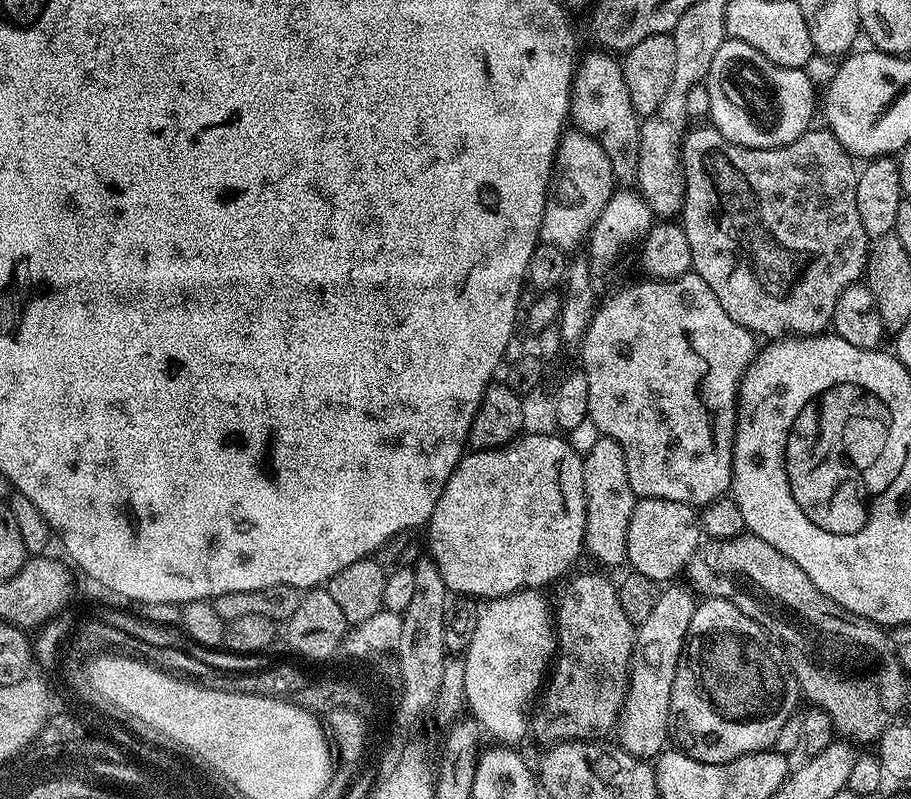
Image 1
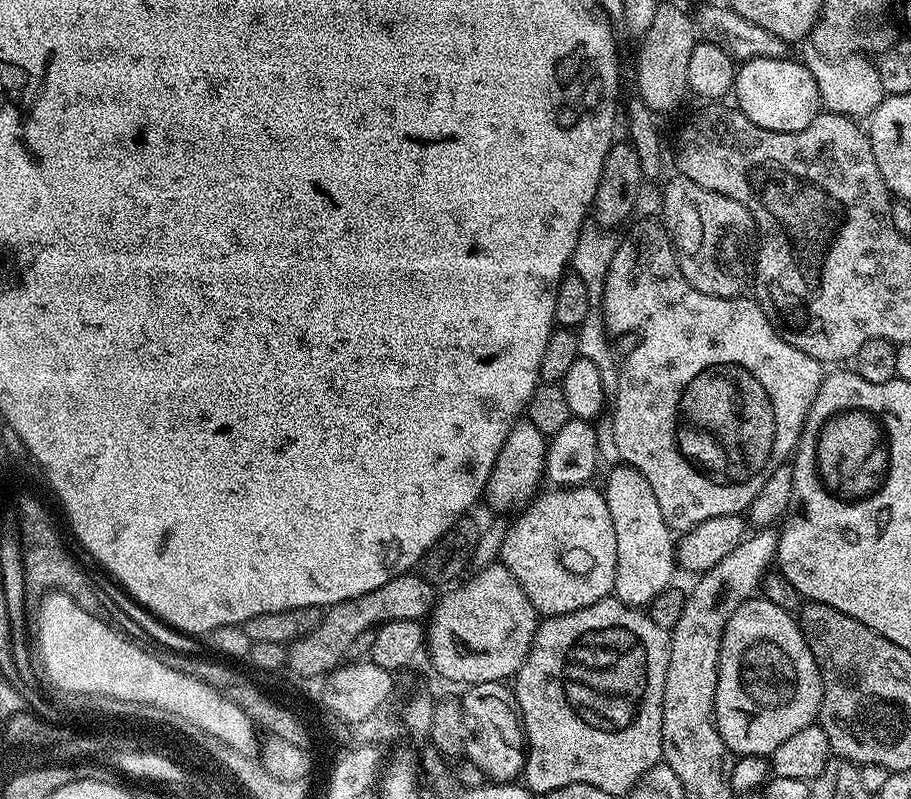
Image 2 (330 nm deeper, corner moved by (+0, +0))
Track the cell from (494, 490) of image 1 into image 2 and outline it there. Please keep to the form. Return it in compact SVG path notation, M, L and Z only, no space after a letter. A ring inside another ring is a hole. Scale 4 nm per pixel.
M581 486L571 490L545 491L519 513L512 529L504 532L502 539L507 544L536 544L536 580L524 578L518 572L512 572L514 578L528 595L537 613L541 617L561 616L594 602L607 600L613 595L616 587L616 567L618 566L618 538L614 538L614 521L604 501L603 491L592 489L592 486Z

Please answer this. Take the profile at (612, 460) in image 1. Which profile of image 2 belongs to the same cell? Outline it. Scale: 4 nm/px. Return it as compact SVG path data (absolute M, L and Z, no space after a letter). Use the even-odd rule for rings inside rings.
M617 466L608 473L608 481L602 485L602 491L610 518L614 521L614 538L618 538L614 596L630 608L643 609L673 583L672 575L678 572L674 533L666 518L662 518L654 490L650 490L650 484L642 474L638 474L638 470Z

